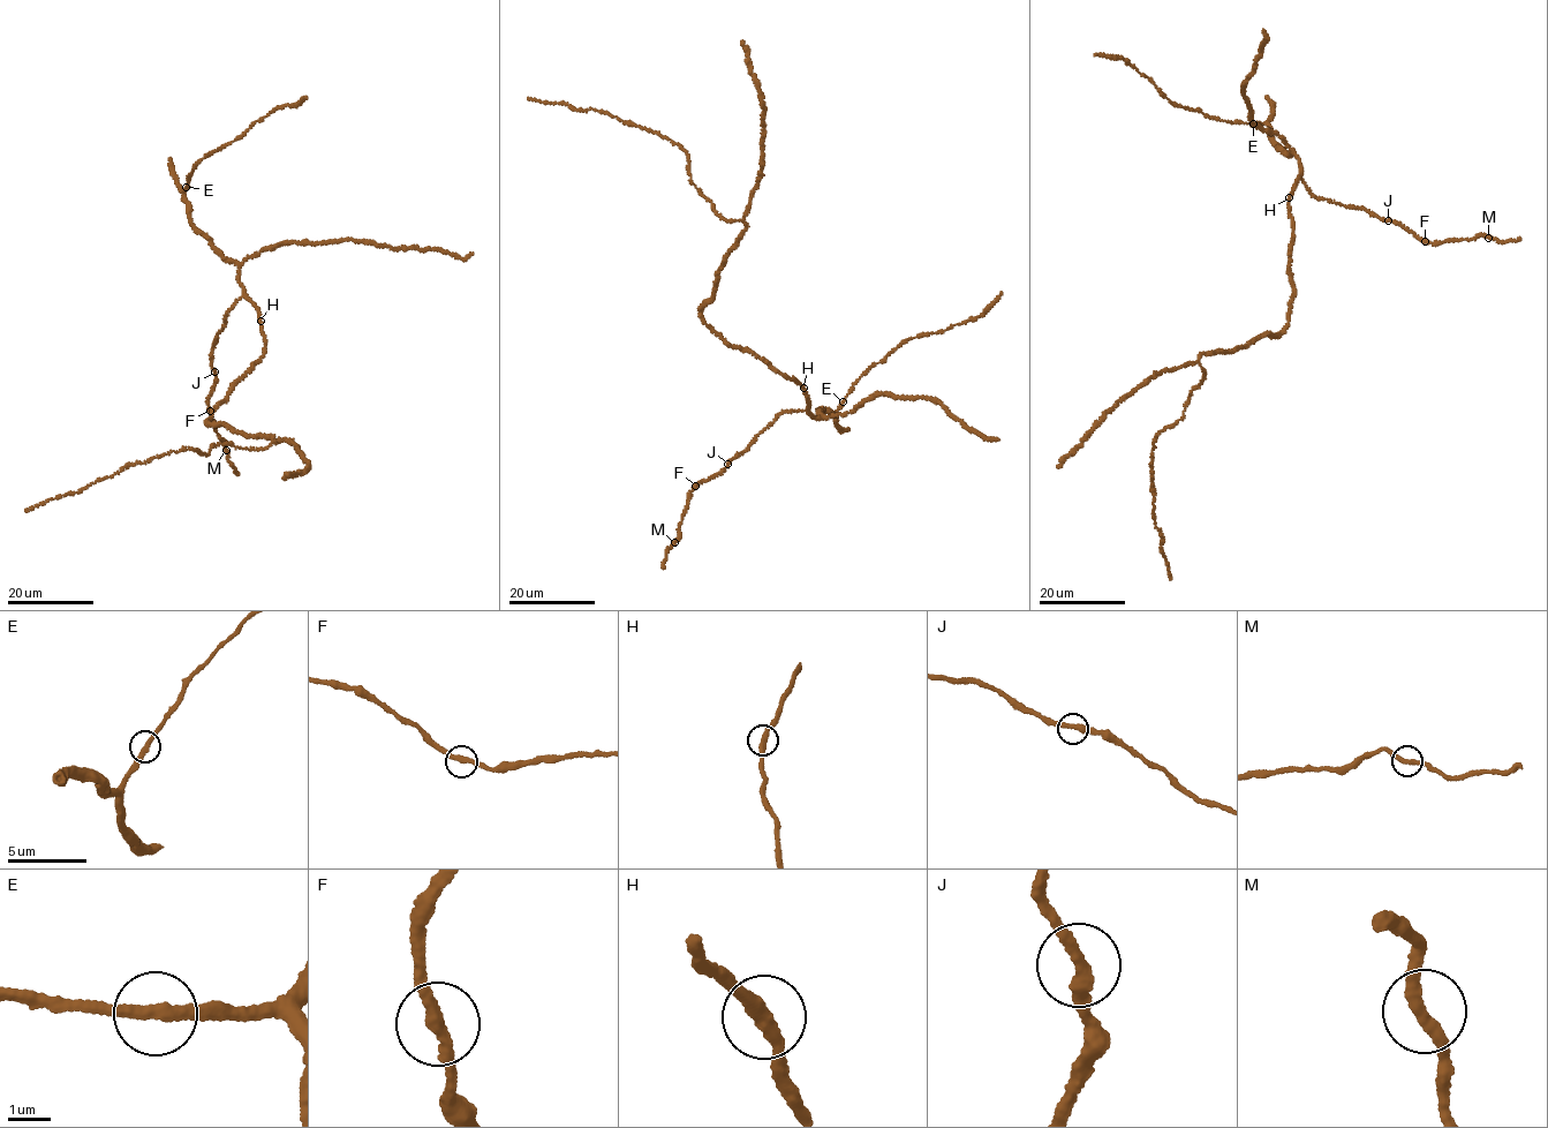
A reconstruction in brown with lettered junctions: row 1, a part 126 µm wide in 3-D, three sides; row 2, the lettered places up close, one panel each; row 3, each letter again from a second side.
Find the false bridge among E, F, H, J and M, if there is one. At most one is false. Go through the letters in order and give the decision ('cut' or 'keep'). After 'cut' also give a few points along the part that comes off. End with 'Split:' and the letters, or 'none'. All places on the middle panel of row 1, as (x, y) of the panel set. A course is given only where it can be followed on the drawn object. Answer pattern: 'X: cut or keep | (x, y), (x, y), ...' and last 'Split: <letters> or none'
E: keep
F: keep
H: keep
J: keep
M: keep
Split: none

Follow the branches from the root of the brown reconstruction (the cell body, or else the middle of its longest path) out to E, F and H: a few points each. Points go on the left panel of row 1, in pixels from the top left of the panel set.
E: (231, 391), (236, 380), (263, 355), (262, 318), (239, 279), (238, 264), (195, 226), (183, 193), (186, 187)
F: (231, 391), (264, 347), (258, 310), (243, 296), (228, 310), (214, 345), (210, 411)
H: (231, 391), (236, 380), (263, 355), (265, 340), (259, 321)

